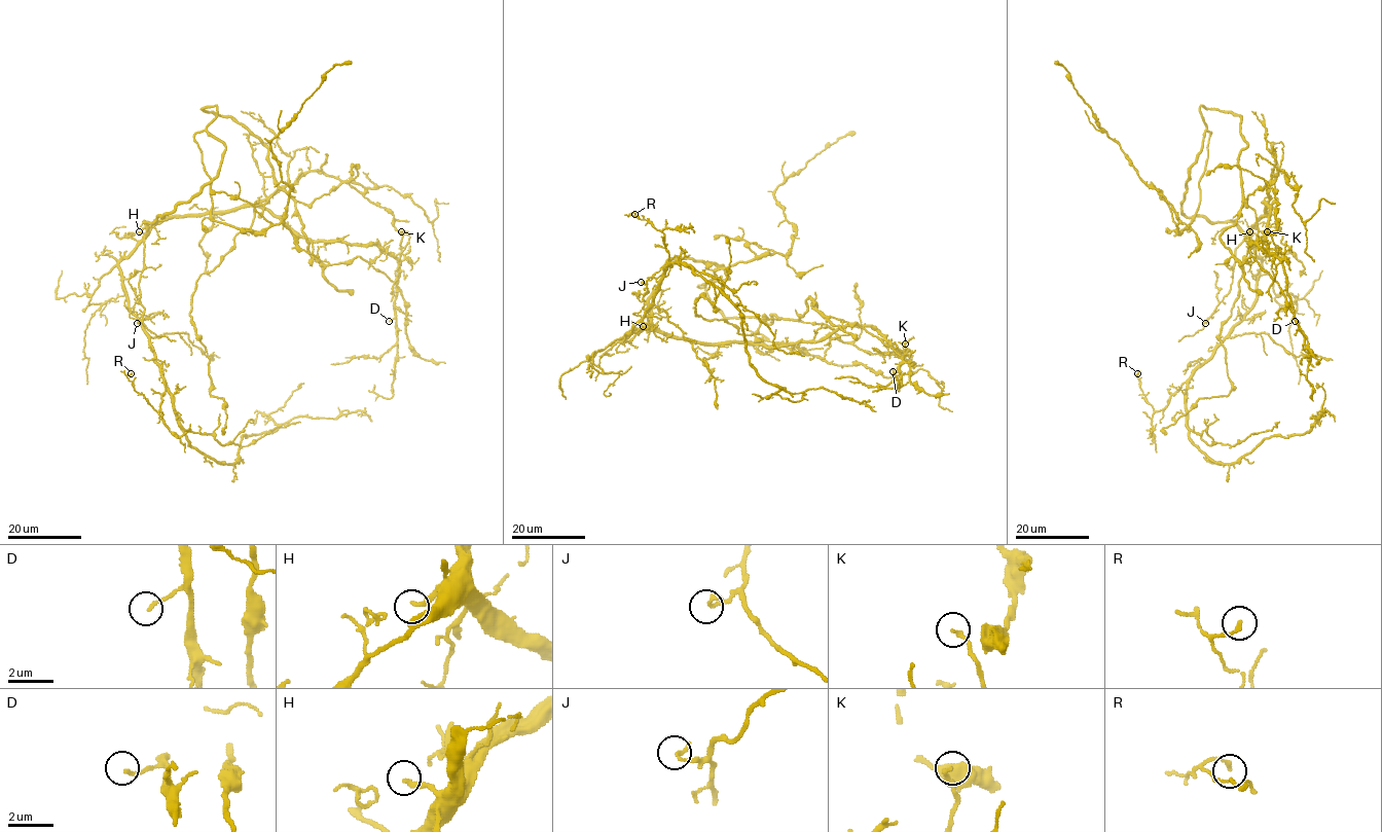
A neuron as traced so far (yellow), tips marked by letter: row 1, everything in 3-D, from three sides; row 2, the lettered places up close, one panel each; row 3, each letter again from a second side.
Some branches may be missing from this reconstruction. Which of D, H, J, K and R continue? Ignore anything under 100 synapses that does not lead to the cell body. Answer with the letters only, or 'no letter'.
H

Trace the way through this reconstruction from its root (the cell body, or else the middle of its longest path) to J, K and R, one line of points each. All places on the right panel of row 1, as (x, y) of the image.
J: (1182, 202), (1185, 215), (1233, 222), (1244, 236), (1235, 249), (1230, 291), (1205, 323)
K: (1182, 202), (1187, 216), (1233, 222), (1244, 232), (1268, 206), (1265, 240), (1248, 243), (1282, 260), (1267, 231)
R: (1182, 202), (1185, 215), (1233, 222), (1249, 241), (1261, 261), (1255, 305), (1164, 408), (1154, 410), (1137, 373)

